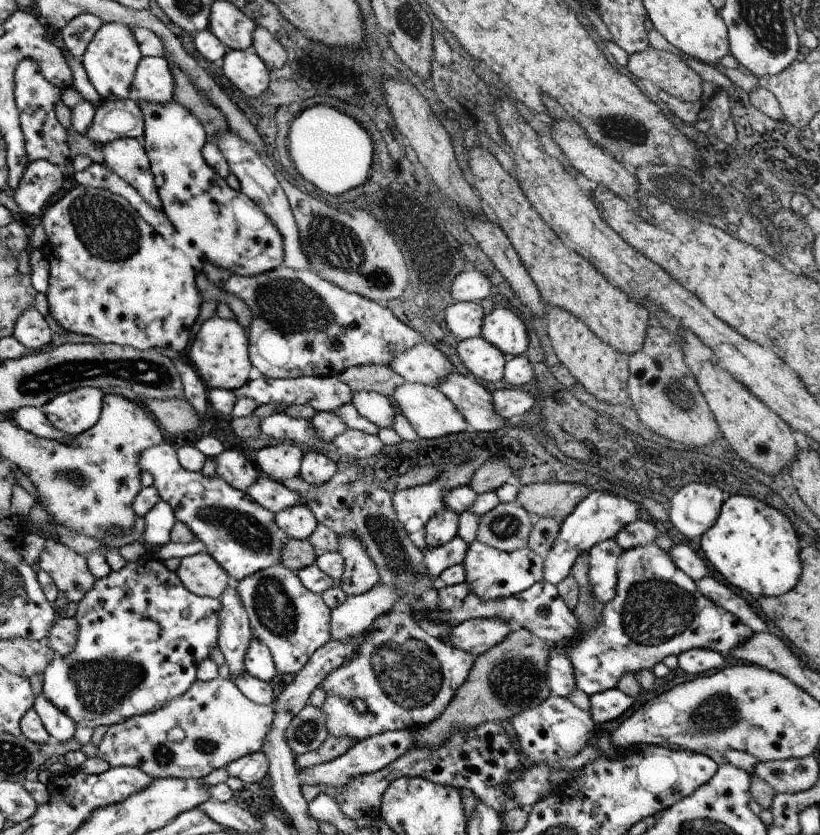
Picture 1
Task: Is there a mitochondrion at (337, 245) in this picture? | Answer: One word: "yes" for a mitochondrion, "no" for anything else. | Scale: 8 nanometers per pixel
yes

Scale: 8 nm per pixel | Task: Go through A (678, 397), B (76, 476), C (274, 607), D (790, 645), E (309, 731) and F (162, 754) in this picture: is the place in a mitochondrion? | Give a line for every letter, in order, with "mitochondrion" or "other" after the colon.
A: mitochondrion
B: mitochondrion
C: mitochondrion
D: other
E: mitochondrion
F: mitochondrion

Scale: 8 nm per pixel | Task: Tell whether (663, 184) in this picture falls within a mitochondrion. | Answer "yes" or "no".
yes

